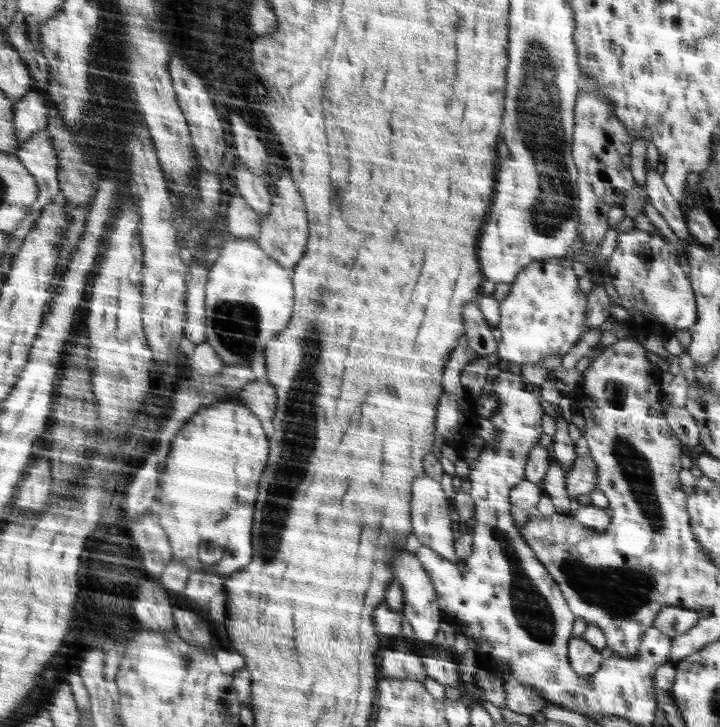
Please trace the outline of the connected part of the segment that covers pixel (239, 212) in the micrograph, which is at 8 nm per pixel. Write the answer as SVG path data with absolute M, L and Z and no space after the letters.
M237 191L232 195L226 217L232 237L255 238L259 234L259 216Z

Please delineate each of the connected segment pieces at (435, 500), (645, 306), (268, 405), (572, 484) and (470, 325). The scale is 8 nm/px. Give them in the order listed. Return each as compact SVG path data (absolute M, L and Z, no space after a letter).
M426 474L417 477L414 482L414 492L416 498L412 498L412 531L415 543L426 546L442 558L449 561L456 561L454 554L454 540L452 540L452 520L450 520L450 504L448 504L448 496L444 494L444 490L440 488L440 482L432 480Z
M637 228L630 232L620 233L617 236L616 248L607 263L608 273L618 292L620 304L628 311L628 314L632 315L632 325L654 324L667 337L671 330L686 330L695 324L698 317L695 291L690 288L691 280L688 280L689 276L682 272L678 258L668 258L668 252L664 248L664 236L658 236L658 233L642 232L642 229Z
M267 377L254 380L243 386L239 392L240 399L248 406L252 406L254 414L260 414L260 420L264 420L264 430L268 430L268 437L272 434L272 416L276 412L276 391Z
M590 454L575 457L566 480L566 496L576 500L580 495L590 495L597 488L596 464Z
M469 302L463 309L464 326L468 348L474 350L480 357L487 357L497 351L498 343L492 335L493 326L486 322L480 307L476 302Z

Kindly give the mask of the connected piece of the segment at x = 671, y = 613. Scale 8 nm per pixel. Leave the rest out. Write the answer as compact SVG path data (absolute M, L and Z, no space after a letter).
M671 605L656 618L654 625L658 630L673 638L678 634L686 634L688 630L692 630L696 624L699 624L704 618L704 614L700 612L700 610Z

